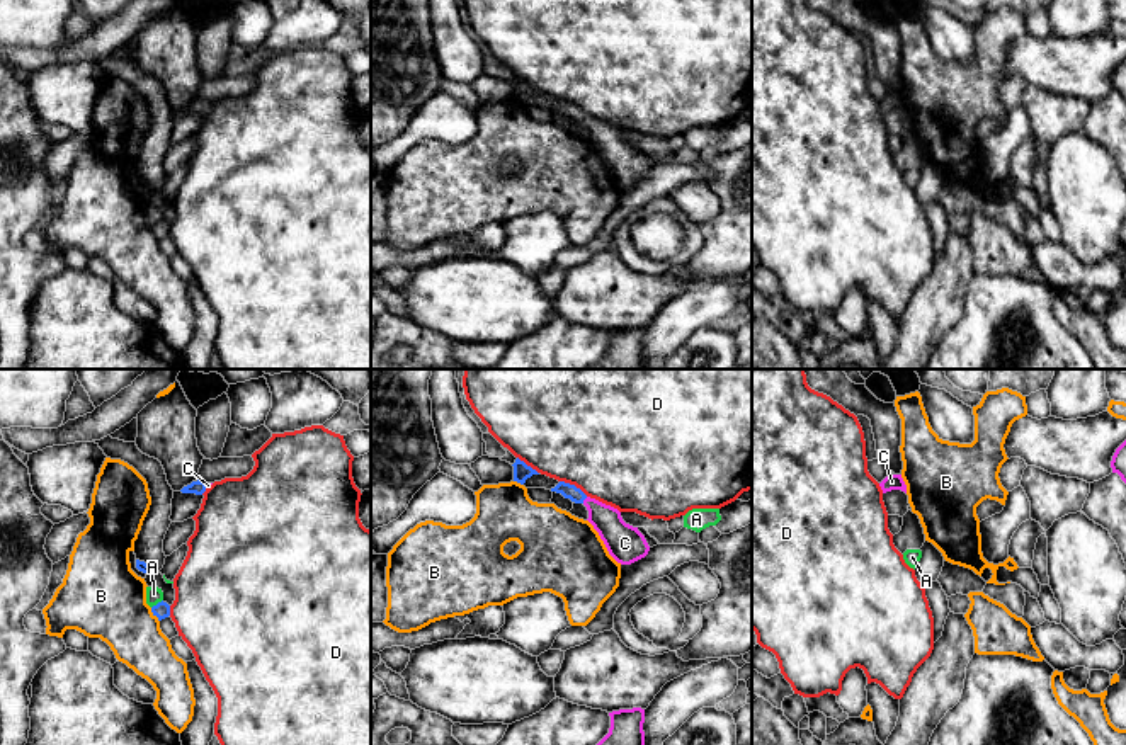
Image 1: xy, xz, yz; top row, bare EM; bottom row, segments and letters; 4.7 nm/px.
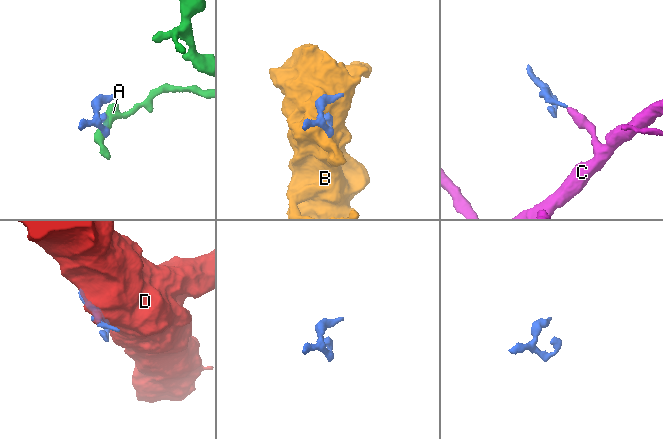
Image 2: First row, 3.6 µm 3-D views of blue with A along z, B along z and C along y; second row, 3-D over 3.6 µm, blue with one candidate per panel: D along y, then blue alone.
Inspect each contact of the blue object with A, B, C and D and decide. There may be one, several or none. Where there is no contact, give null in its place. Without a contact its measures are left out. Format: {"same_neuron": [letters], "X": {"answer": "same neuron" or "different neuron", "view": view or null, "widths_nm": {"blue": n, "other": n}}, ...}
{"same_neuron": ["C"], "A": {"answer": "different neuron", "view": "xy", "widths_nm": {"blue": 80, "other": 80}}, "B": {"answer": "different neuron", "view": "xy", "widths_nm": {"blue": 80, "other": 380}}, "C": {"answer": "same neuron", "view": "xz", "widths_nm": {"blue": 70, "other": 160}}, "D": {"answer": "different neuron", "view": "xz", "widths_nm": {"blue": 70, "other": 500}}}

